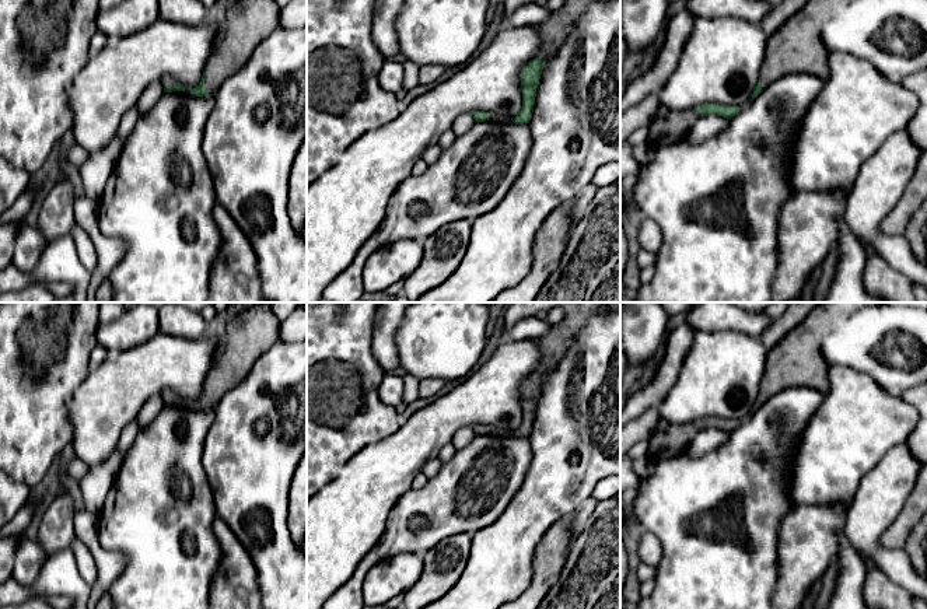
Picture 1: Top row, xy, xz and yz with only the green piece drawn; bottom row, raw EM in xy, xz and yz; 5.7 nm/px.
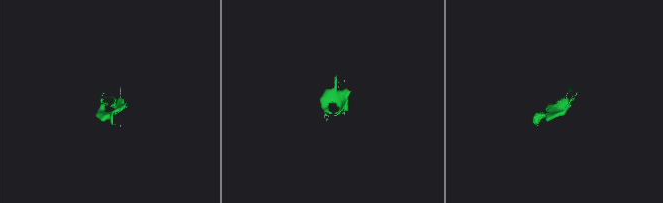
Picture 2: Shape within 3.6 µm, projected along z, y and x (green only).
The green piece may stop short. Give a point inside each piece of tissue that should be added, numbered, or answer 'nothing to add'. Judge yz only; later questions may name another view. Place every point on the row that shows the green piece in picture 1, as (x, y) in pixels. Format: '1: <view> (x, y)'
1: yz (796, 46)

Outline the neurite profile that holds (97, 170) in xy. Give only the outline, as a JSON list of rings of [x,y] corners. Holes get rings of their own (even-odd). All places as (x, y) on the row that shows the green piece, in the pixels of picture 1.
[[[116,133],[109,144],[99,151],[91,153],[88,160],[80,165],[80,175],[88,196],[98,199],[104,193],[122,148],[122,141]]]

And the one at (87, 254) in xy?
[[[74,224],[74,227],[70,231],[70,235],[73,237],[73,241],[76,244],[80,263],[83,265],[83,267],[92,273],[97,269],[98,263],[94,242],[78,224]]]

